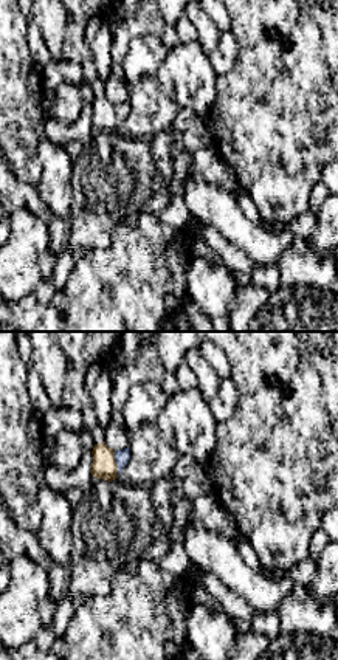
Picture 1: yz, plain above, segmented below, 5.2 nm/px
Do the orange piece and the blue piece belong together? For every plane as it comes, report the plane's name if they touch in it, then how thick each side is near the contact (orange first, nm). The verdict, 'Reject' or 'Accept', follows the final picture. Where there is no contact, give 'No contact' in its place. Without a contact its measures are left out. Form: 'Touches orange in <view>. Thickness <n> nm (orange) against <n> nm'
Touches orange in yz. Thickness 130 nm (orange) against 80 nm

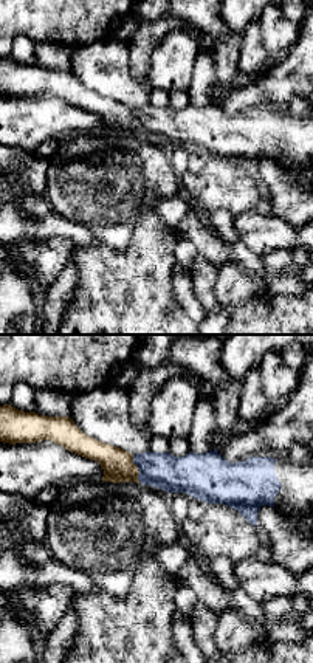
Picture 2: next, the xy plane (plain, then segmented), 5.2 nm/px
Touches orange in xy. Thickness 160 nm (orange) against 190 nm

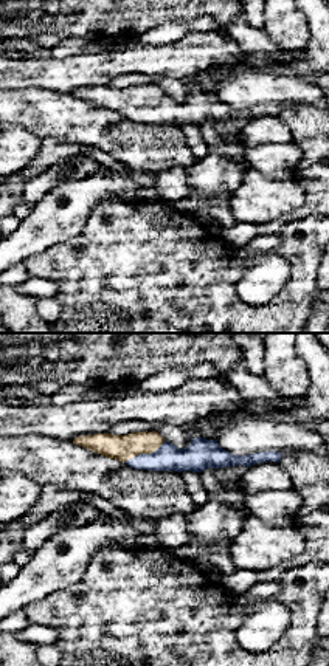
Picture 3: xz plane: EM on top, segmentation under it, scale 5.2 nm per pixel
Touches orange in xz. Thickness 140 nm (orange) against 140 nm

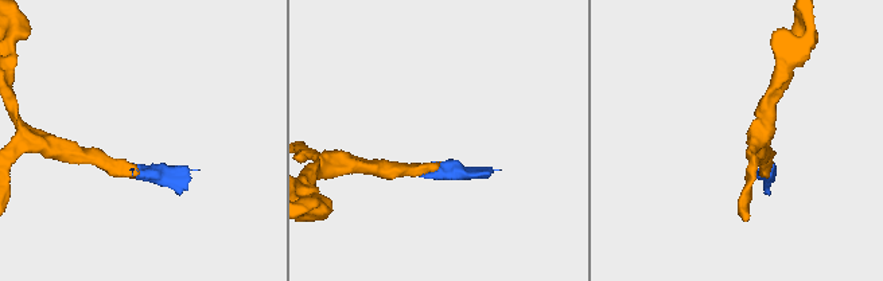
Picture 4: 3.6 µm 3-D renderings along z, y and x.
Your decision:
Accept

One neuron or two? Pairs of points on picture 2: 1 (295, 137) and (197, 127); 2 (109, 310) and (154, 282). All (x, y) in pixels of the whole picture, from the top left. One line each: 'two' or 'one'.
1: one
2: one

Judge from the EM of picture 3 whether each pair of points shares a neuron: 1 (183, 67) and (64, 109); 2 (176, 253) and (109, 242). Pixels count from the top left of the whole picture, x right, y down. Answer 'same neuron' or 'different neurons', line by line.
1: different neurons
2: same neuron

